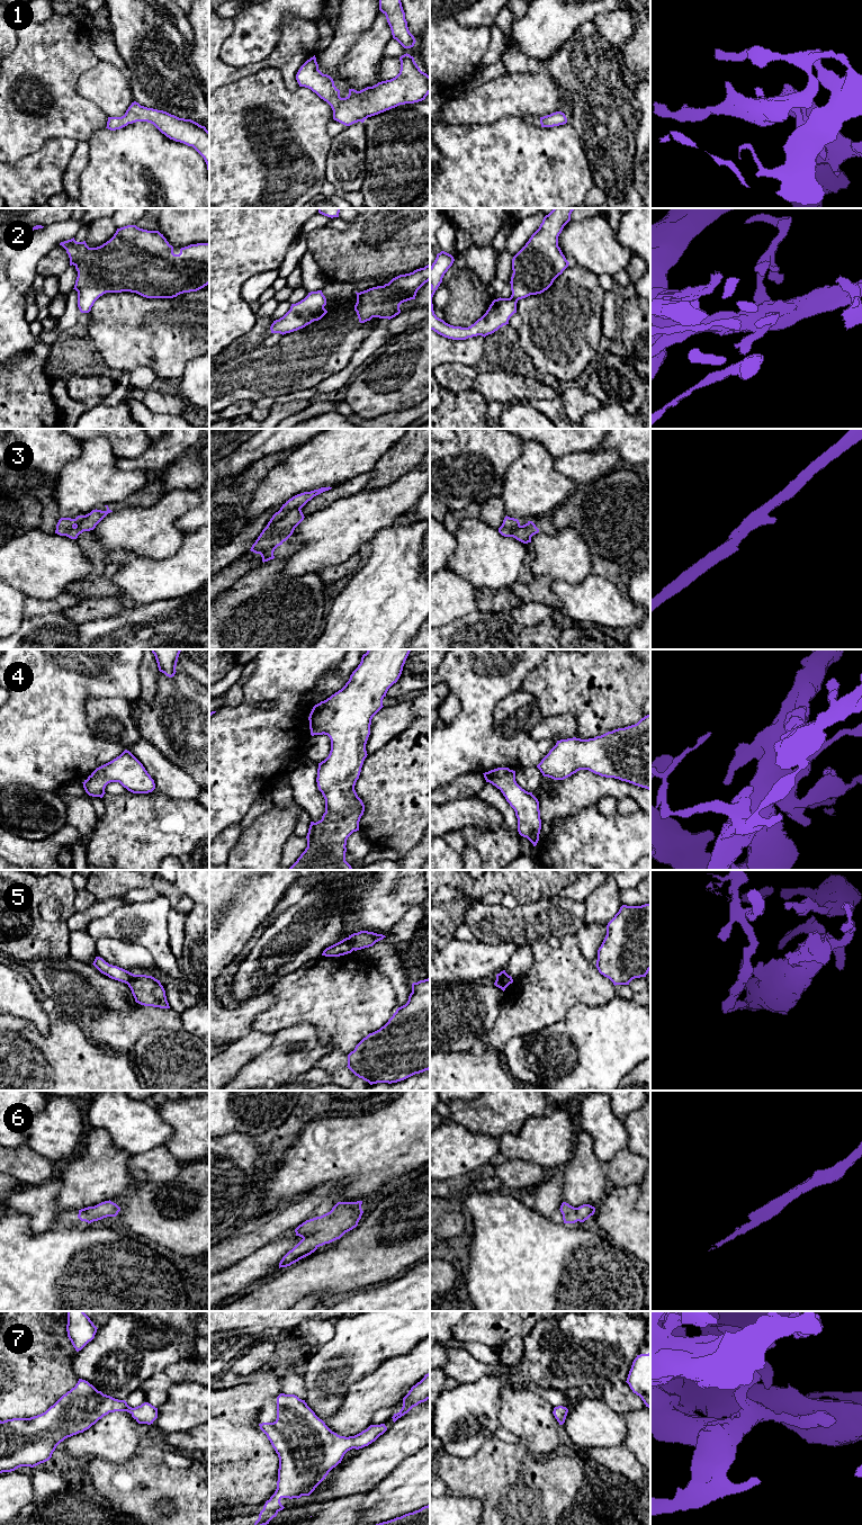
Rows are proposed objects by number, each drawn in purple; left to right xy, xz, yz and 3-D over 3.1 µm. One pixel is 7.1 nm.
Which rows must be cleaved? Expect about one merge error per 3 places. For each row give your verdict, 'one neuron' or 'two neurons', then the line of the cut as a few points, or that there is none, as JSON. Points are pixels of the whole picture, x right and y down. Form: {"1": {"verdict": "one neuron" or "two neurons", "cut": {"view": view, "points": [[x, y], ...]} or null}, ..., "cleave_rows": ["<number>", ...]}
{"1": {"verdict": "one neuron", "cut": null}, "2": {"verdict": "one neuron", "cut": null}, "3": {"verdict": "two neurons", "cut": {"view": "xz", "points": [[299, 508], [289, 510], [275, 523], [266, 527]]}}, "4": {"verdict": "one neuron", "cut": null}, "5": {"verdict": "two neurons", "cut": {"view": "xz", "points": [[348, 938], [352, 950]]}}, "6": {"verdict": "one neuron", "cut": null}, "7": {"verdict": "one neuron", "cut": null}, "cleave_rows": ["3", "5"]}

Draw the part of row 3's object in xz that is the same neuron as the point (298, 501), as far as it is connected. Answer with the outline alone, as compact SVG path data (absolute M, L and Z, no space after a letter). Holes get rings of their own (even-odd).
M321 487L318 490L314 490L311 492L304 492L300 494L297 494L295 496L293 496L291 499L289 499L285 504L282 504L282 506L280 508L280 510L278 512L276 512L272 518L270 519L270 521L267 524L267 528L276 524L279 520L281 520L289 511L294 510L294 509L302 509L308 501L311 501L314 496L331 490L332 487Z

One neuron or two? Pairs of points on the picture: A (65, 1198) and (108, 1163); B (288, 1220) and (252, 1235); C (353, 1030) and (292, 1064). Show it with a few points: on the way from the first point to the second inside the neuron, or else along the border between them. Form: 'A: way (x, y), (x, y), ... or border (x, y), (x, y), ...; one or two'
A: way (75, 1193), (98, 1173); one
B: way (279, 1225), (261, 1232); one
C: border (311, 1023), (332, 1049); two

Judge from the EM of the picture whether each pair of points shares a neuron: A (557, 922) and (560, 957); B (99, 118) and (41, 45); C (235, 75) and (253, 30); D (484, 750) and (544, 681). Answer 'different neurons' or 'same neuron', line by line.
A: different neurons
B: same neuron
C: different neurons
D: different neurons

